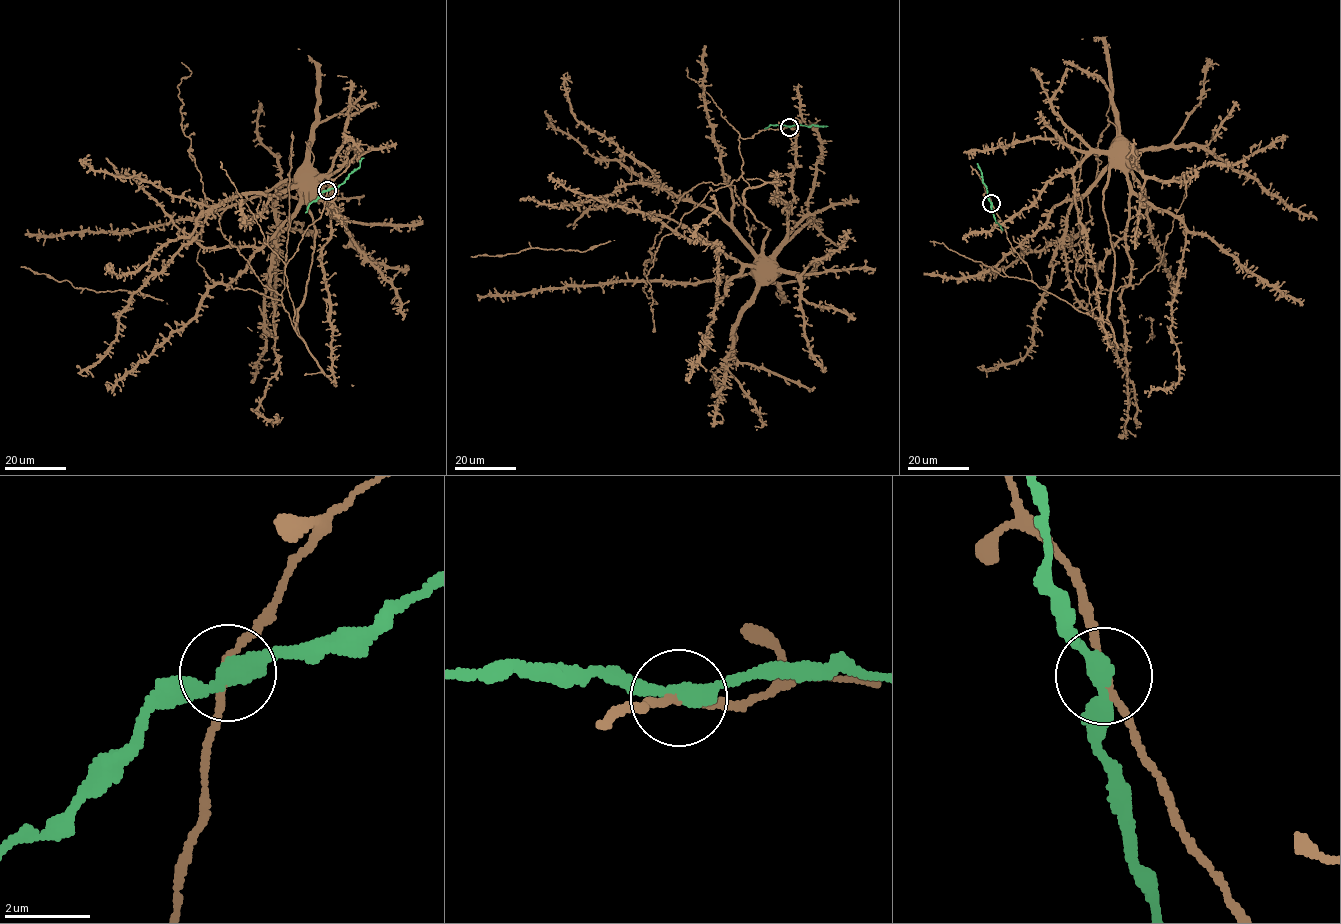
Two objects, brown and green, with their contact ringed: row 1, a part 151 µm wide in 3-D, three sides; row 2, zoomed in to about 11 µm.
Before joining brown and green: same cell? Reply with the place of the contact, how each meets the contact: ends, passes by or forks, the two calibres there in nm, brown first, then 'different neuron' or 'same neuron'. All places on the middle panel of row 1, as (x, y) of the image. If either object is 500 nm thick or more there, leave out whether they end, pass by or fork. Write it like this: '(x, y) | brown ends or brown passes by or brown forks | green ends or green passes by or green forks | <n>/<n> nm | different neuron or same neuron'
(789, 127) | brown passes by | green passes by | 170/360 nm | different neuron

